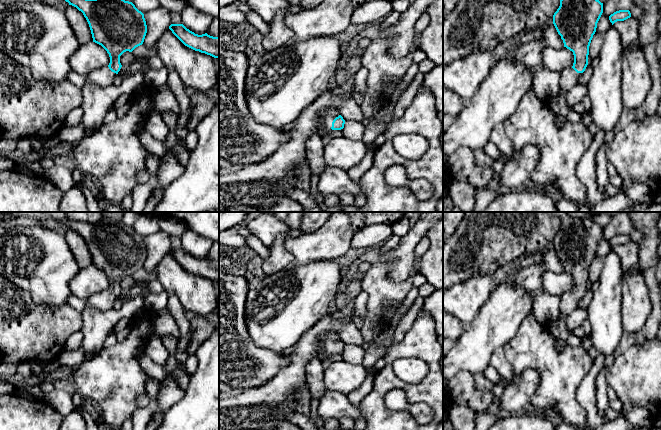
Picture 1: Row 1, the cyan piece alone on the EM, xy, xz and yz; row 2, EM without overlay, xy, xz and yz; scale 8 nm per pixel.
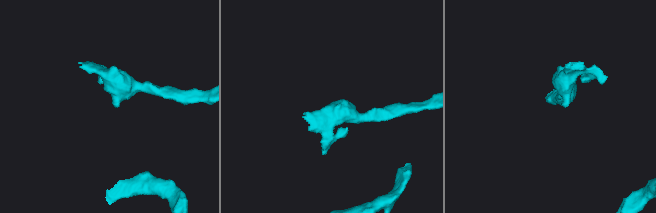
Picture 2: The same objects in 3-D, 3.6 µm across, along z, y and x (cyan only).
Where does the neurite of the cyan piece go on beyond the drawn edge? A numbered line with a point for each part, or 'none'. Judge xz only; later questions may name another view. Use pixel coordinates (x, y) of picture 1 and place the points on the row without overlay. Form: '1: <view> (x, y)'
1: xz (326, 340)

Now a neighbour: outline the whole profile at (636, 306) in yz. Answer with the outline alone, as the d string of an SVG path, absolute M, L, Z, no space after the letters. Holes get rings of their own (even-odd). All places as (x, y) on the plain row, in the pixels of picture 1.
M637 266L628 271L622 294L621 316L624 332L637 332L645 325L652 309L649 289Z

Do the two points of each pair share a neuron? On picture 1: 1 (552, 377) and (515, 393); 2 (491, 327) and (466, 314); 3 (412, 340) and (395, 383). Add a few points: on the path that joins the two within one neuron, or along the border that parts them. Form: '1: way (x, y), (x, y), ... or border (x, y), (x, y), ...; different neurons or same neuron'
1: border (535, 368), (540, 375), (540, 381), (528, 401); different neurons
2: border (488, 298), (477, 316), (467, 326); different neurons
3: way (401, 350), (389, 360), (389, 372); same neuron

